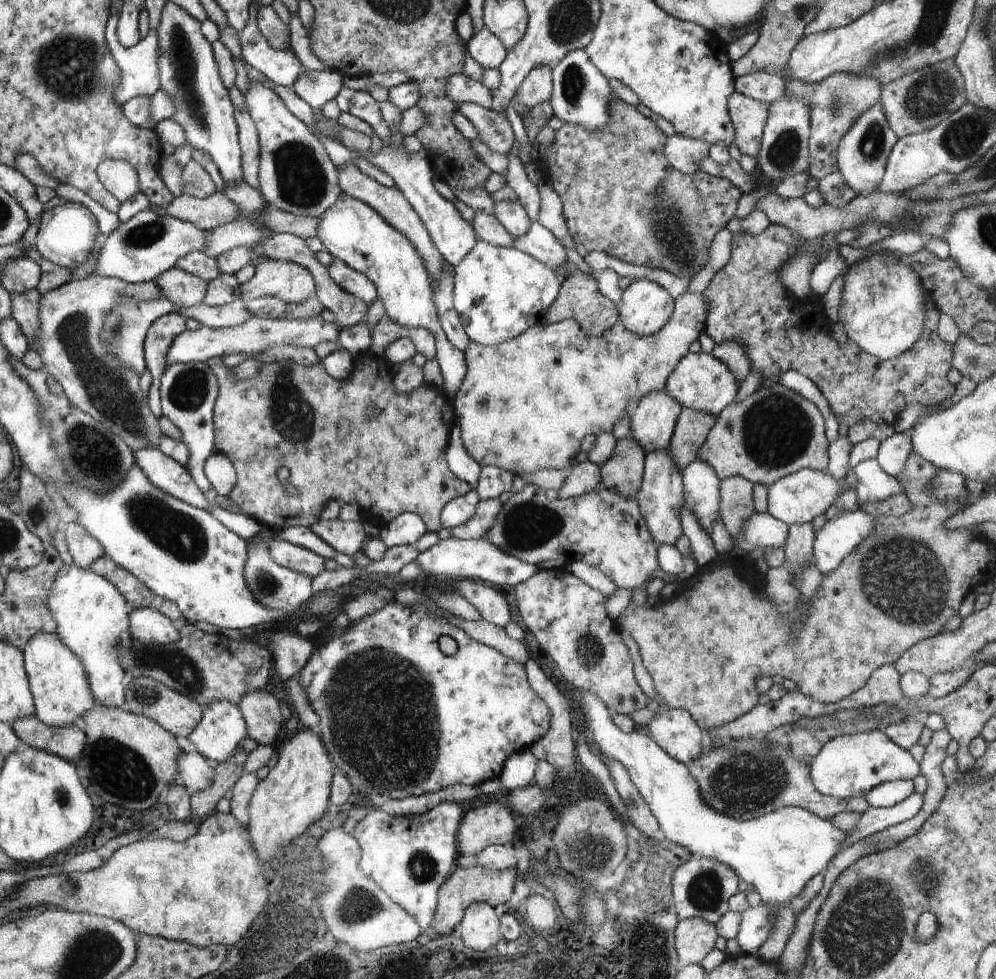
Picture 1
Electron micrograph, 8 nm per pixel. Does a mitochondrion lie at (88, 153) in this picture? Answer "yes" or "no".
no

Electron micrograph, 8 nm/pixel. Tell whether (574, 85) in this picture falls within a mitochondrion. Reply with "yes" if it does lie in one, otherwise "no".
yes

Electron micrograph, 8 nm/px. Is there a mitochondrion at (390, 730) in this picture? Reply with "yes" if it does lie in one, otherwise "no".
yes

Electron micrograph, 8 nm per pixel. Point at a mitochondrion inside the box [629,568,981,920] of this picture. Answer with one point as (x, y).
(746, 780)

